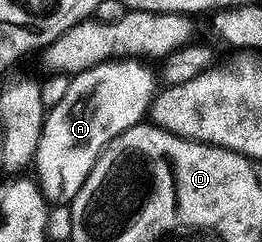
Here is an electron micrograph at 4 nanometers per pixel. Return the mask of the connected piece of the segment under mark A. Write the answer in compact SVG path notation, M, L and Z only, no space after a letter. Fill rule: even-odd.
M126 57L80 71L70 77L63 100L48 107L37 145L35 178L50 203L72 203L105 147L150 113L159 87L144 65L148 66L144 61Z

